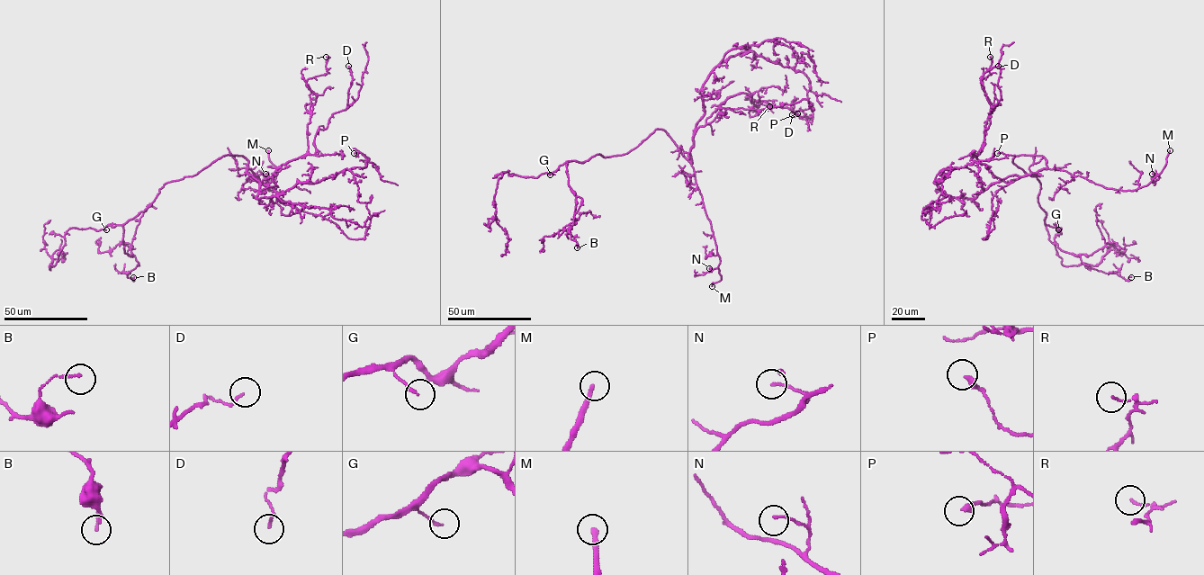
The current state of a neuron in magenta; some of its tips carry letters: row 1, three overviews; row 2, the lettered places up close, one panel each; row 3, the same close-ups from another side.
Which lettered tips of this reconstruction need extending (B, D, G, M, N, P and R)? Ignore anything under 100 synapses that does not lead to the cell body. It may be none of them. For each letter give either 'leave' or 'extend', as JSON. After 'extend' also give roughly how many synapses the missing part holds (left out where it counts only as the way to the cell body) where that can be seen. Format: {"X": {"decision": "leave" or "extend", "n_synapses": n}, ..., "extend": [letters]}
{"B": {"decision": "leave"}, "D": {"decision": "leave"}, "G": {"decision": "leave"}, "M": {"decision": "extend"}, "N": {"decision": "leave"}, "P": {"decision": "leave"}, "R": {"decision": "leave"}, "extend": ["M"]}

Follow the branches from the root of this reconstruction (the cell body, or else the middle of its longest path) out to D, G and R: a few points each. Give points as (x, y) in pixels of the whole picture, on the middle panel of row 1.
D: (664, 130), (688, 153), (696, 130), (741, 93), (790, 109), (795, 98), (792, 114)
G: (664, 130), (656, 129), (625, 154), (596, 154), (582, 162), (568, 161), (548, 172), (550, 175)
R: (664, 130), (688, 153), (696, 130), (730, 97), (745, 93), (755, 106), (750, 97), (769, 106)

